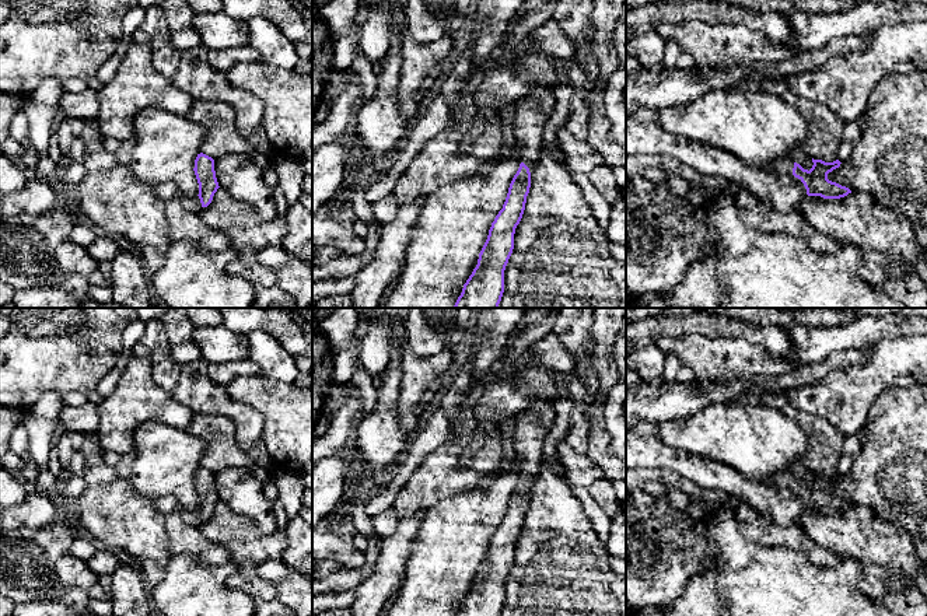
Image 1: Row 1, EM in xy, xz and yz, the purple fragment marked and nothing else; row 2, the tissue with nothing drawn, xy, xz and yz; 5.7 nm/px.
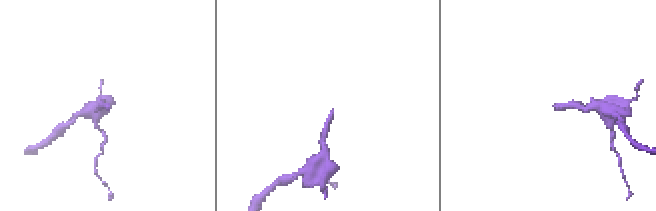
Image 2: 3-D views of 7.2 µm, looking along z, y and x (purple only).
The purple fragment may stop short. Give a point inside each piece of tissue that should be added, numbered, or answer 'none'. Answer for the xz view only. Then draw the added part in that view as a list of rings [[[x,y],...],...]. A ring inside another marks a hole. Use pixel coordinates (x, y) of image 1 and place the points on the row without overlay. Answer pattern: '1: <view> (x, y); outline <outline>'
1: xz (532, 424); outline [[[534,399],[515,416],[511,444],[518,454],[518,470],[528,482],[539,472],[543,442],[555,419],[553,402],[549,399]]]

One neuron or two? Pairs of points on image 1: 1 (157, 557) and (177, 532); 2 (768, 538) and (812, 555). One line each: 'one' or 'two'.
1: two
2: one

